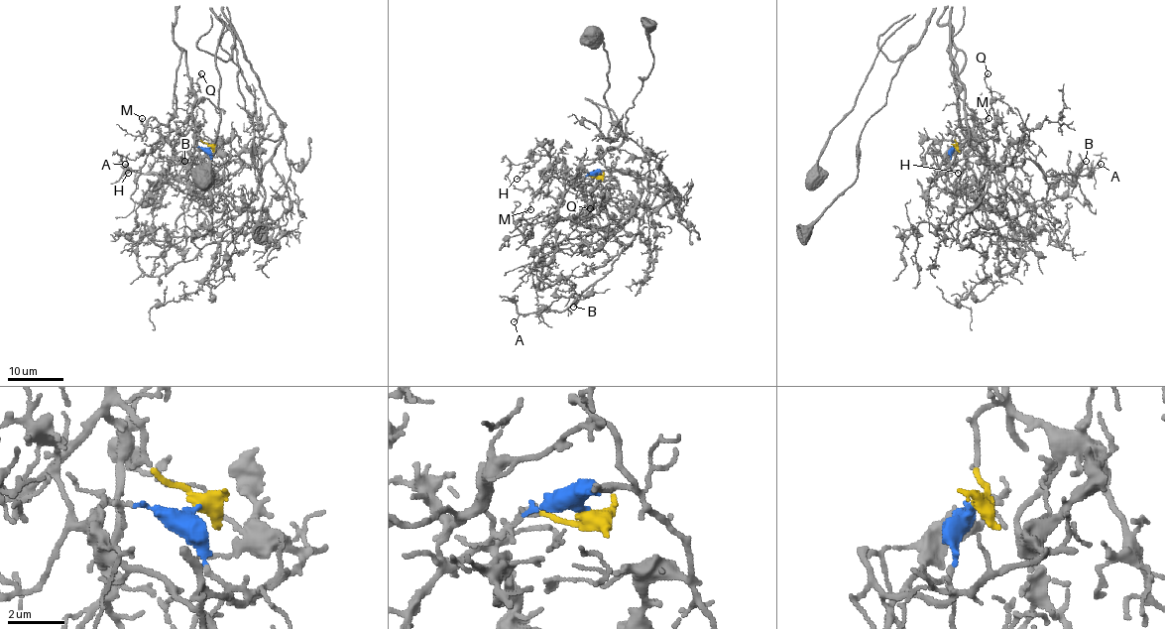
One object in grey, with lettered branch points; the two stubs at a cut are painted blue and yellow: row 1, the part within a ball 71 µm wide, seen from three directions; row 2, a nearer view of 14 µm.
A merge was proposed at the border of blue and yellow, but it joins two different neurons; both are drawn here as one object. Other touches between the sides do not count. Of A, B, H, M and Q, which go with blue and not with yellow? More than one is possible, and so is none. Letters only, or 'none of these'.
A, B

